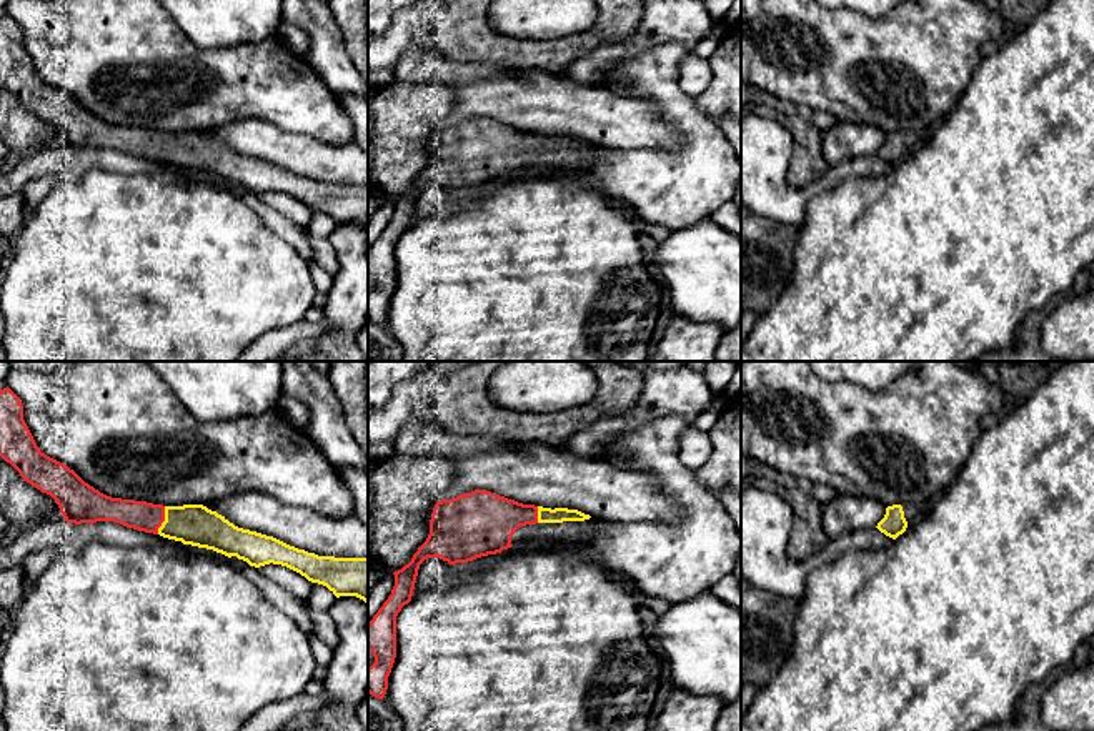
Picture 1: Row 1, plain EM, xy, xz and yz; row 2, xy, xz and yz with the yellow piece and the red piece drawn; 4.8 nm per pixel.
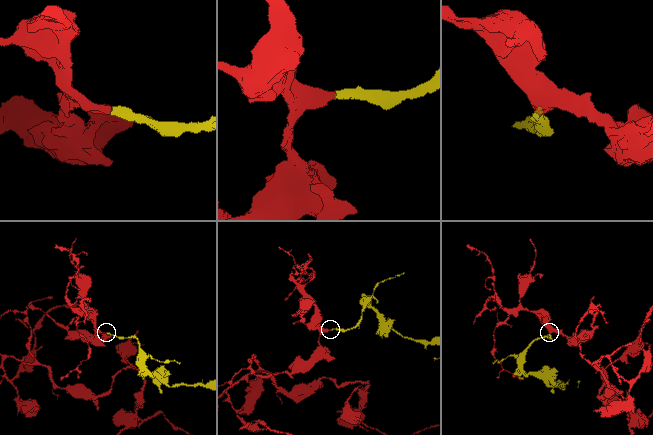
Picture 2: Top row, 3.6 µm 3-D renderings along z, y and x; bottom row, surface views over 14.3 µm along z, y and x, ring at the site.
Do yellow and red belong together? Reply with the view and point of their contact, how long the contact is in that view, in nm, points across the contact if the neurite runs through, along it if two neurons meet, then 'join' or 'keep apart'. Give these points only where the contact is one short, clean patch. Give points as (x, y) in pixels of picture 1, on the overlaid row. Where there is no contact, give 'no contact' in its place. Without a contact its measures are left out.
xy (165, 520) | 140 nm | across xy (195, 525), (165, 520), (145, 517) | join

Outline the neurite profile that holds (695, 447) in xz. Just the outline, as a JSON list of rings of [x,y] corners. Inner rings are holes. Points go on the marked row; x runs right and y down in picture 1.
[[[689,426],[679,438],[679,461],[691,471],[698,470],[711,455],[713,443],[708,431]]]

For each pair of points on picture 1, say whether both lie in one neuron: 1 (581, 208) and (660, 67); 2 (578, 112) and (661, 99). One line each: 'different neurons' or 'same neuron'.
1: different neurons
2: different neurons

